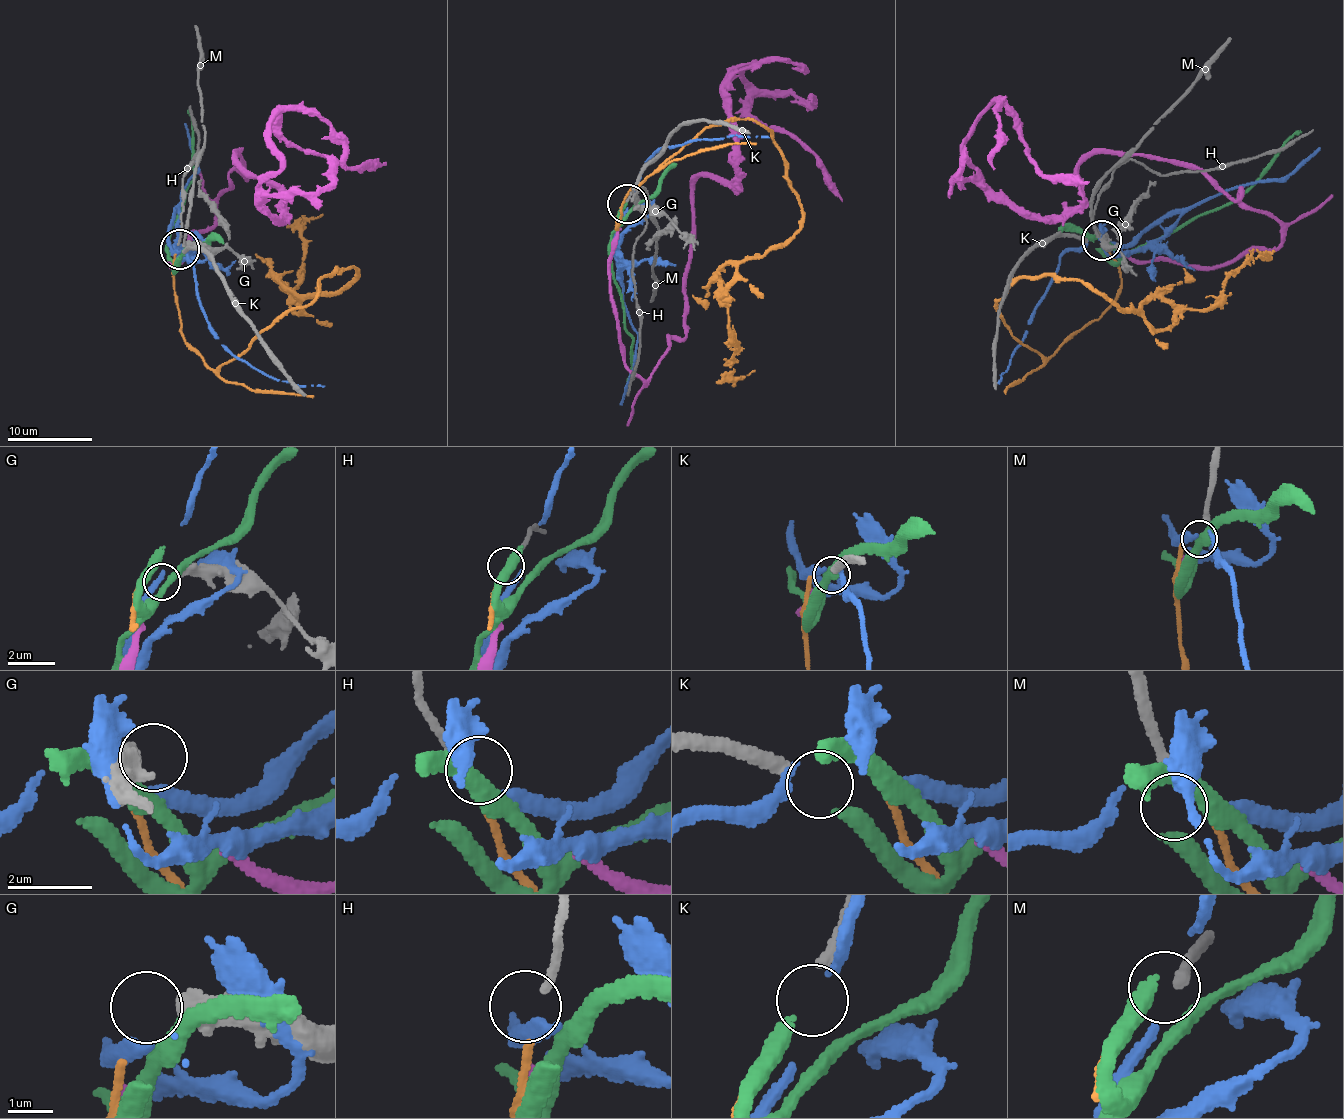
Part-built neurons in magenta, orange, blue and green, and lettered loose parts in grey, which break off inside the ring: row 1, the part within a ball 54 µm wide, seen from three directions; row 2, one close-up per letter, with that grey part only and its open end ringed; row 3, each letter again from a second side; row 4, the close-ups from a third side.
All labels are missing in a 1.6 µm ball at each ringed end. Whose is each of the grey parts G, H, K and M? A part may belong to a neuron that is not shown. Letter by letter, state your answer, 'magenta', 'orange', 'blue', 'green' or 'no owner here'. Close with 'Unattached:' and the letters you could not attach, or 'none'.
G: no owner here
H: orange
K: green
M: no owner here
Unattached: G, M

